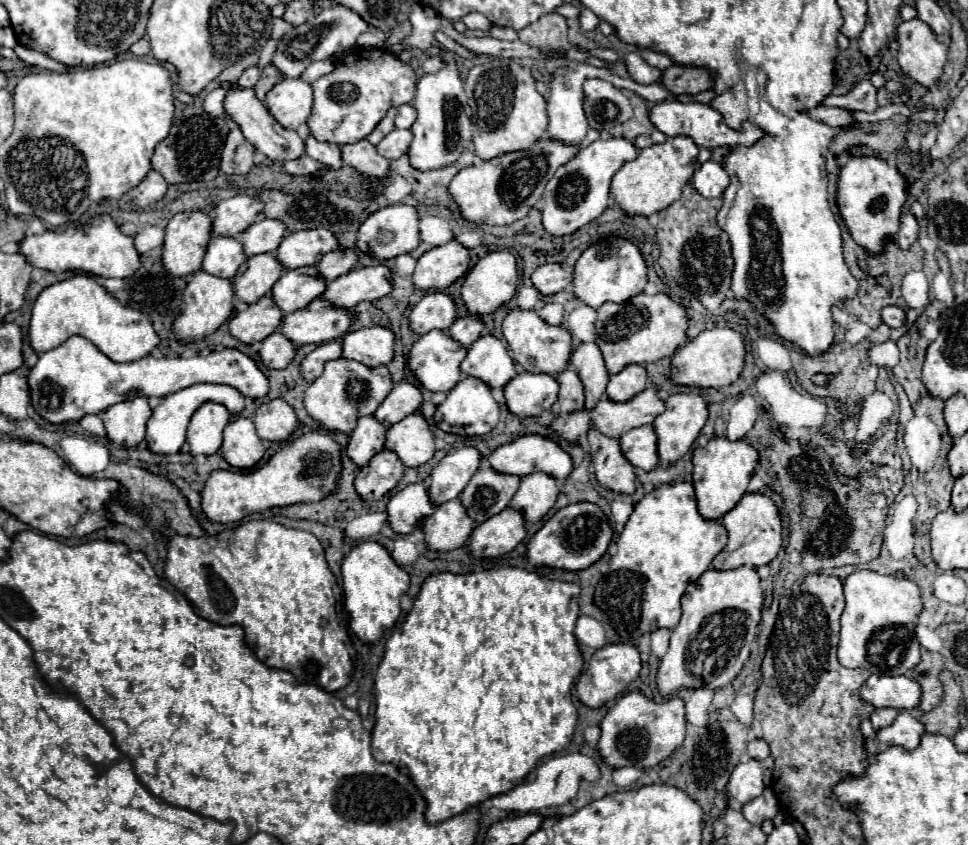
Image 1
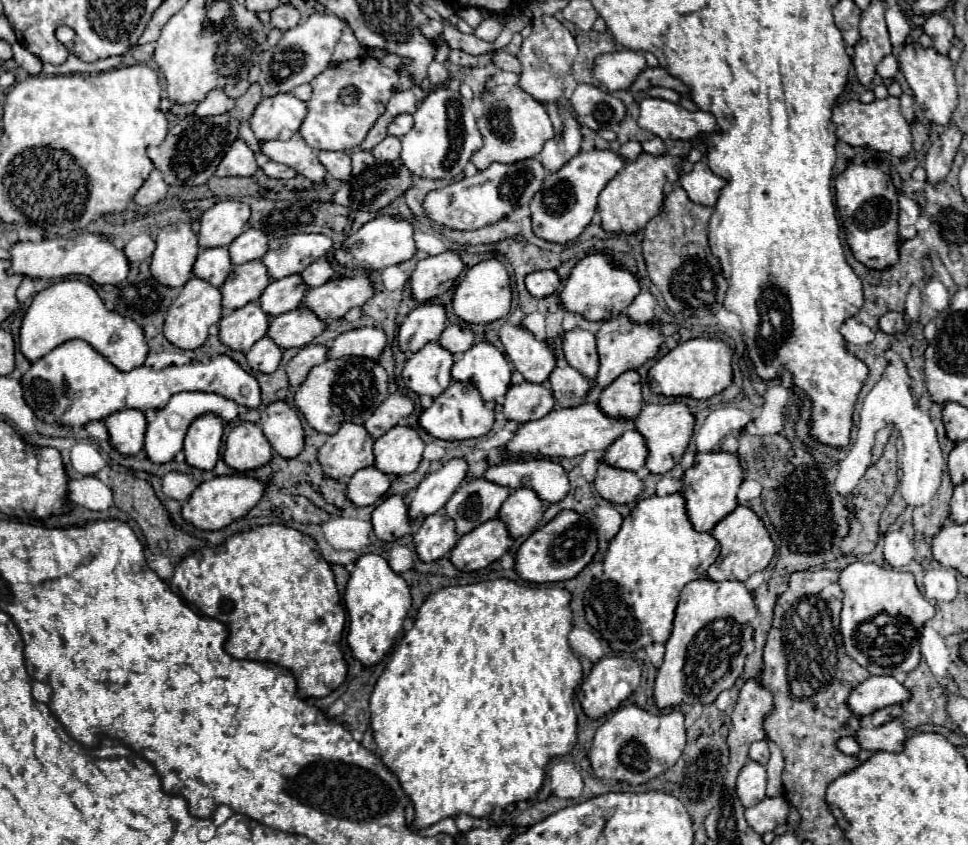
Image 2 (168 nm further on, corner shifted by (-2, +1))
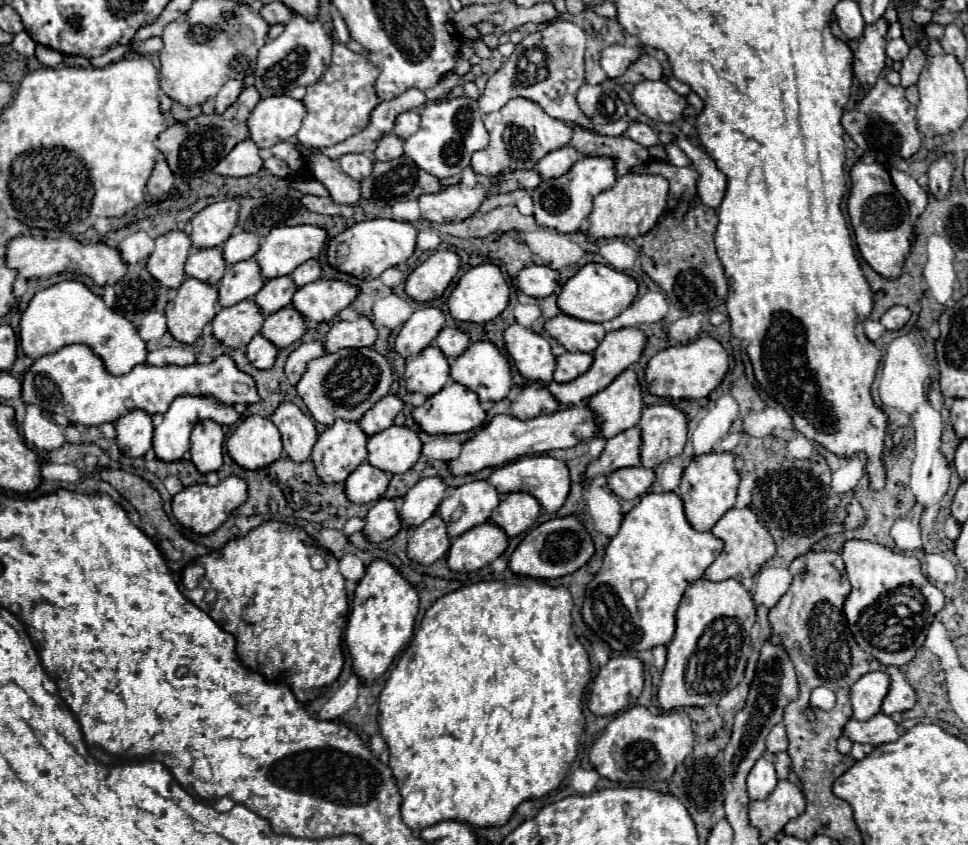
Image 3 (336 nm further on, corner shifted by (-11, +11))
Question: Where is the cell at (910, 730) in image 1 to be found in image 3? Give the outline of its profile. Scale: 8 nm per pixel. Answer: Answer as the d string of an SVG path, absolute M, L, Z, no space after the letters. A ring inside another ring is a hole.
M877 713L867 721L849 719L843 727L843 735L847 739L851 739L853 743L869 743L873 747L899 739L899 733L899 725L883 713Z

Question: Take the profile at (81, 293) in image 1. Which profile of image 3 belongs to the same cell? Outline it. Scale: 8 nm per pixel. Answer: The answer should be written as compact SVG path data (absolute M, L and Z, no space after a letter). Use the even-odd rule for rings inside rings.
M71 279L35 293L21 315L19 339L23 353L31 359L55 353L65 345L87 345L101 359L105 371L117 377L129 373L135 365L145 363L147 357L145 343L141 341L135 325L111 311L103 299L93 295L83 283Z

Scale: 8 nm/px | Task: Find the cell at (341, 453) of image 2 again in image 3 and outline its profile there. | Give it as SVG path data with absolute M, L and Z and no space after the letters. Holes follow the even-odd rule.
M337 419L319 435L311 461L323 483L345 481L367 459L367 435L355 421Z

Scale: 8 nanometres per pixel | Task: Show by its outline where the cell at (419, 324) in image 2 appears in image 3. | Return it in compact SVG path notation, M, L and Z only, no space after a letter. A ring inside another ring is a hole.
M435 307L417 309L401 327L395 339L395 351L407 359L429 347L445 325L445 315Z

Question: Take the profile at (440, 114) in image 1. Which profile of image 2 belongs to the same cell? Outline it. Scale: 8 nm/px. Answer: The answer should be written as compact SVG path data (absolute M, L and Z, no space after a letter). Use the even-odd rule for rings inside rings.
M448 85L434 87L418 105L414 113L414 127L402 137L402 161L404 165L418 177L426 179L454 179L456 175L462 173L466 163L470 161L472 153L482 147L482 135L476 127L476 117L468 107L468 101L462 99L458 91L452 91Z

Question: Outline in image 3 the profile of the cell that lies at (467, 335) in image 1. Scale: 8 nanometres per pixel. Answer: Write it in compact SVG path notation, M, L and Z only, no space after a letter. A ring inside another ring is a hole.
M445 327L445 329L439 331L435 343L437 343L437 347L443 351L443 355L447 359L455 359L469 347L469 335L463 333L461 329Z

